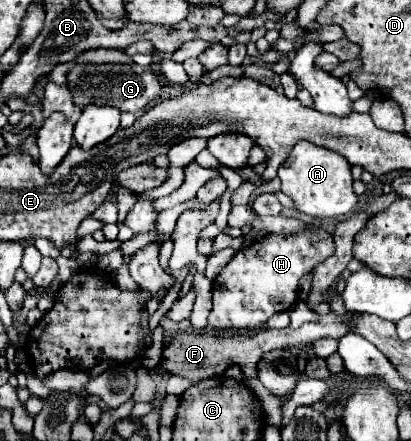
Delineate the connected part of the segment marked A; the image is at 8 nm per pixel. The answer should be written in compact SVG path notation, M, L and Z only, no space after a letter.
M299 142L289 158L279 166L279 180L281 180L281 192L287 194L295 210L315 216L315 218L343 218L355 212L357 208L357 194L353 192L351 184L351 166L343 156L337 152L331 152L323 146L311 144L311 142Z

